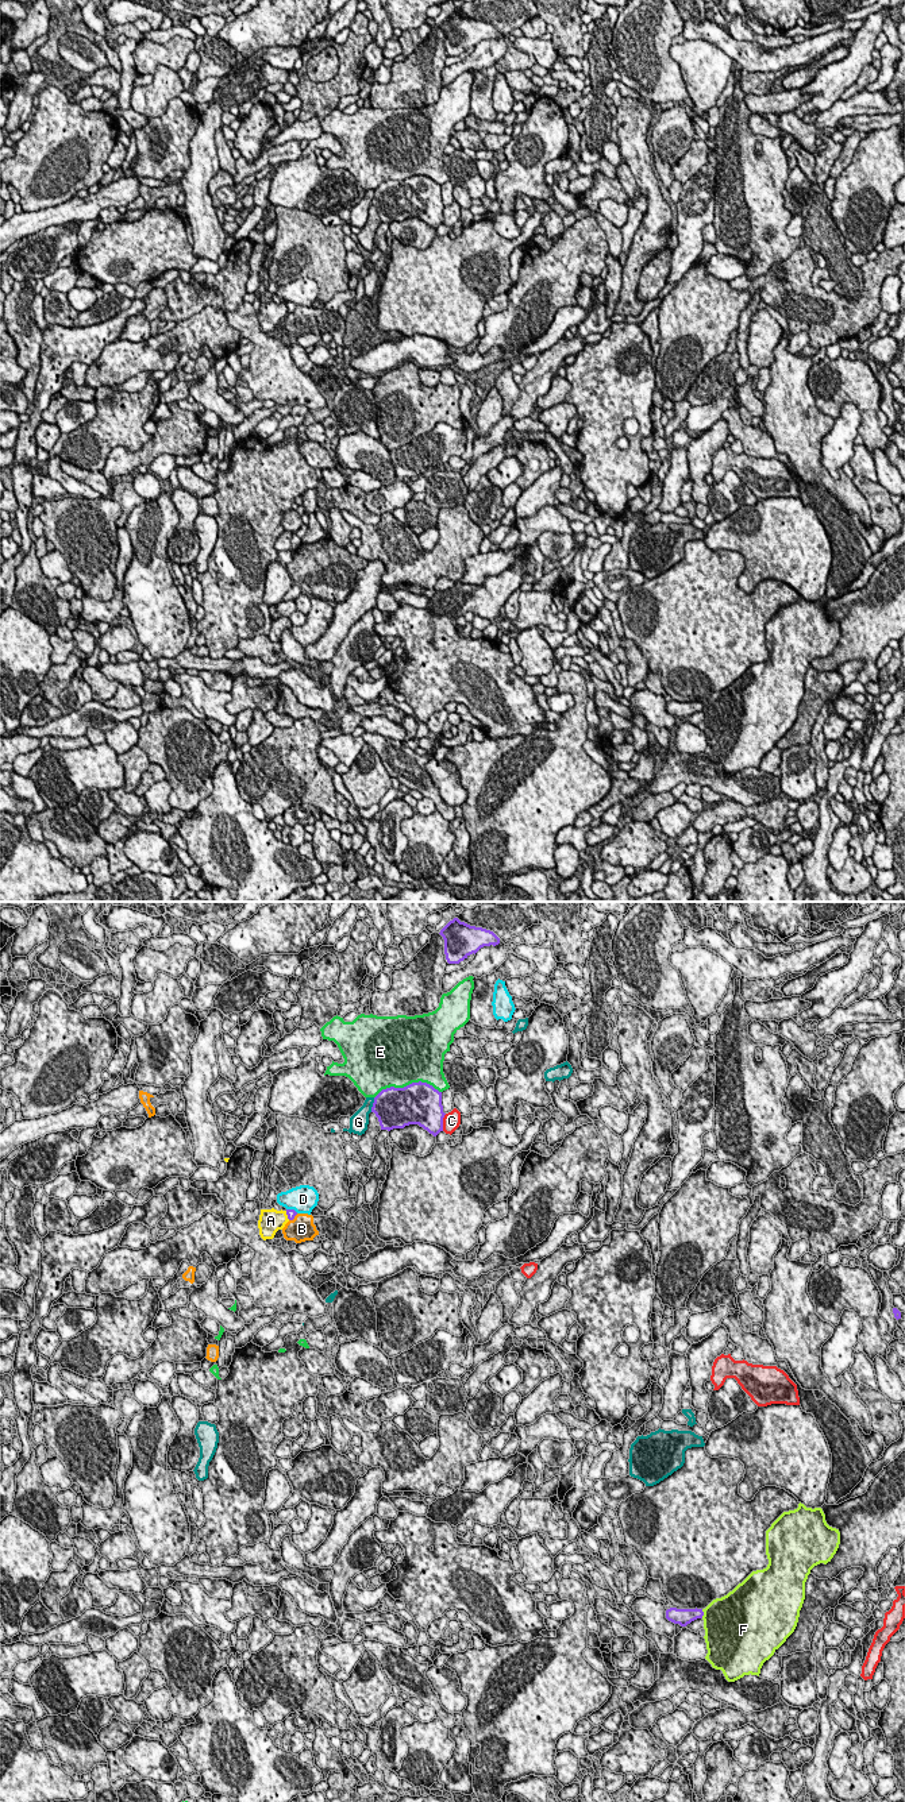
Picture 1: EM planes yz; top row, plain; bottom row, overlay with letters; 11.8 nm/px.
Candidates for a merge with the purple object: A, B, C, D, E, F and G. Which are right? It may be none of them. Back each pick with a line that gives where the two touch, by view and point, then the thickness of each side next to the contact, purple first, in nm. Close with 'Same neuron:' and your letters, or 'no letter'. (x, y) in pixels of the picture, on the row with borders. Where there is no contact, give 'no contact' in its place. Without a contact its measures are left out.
Same neuron: no letter

